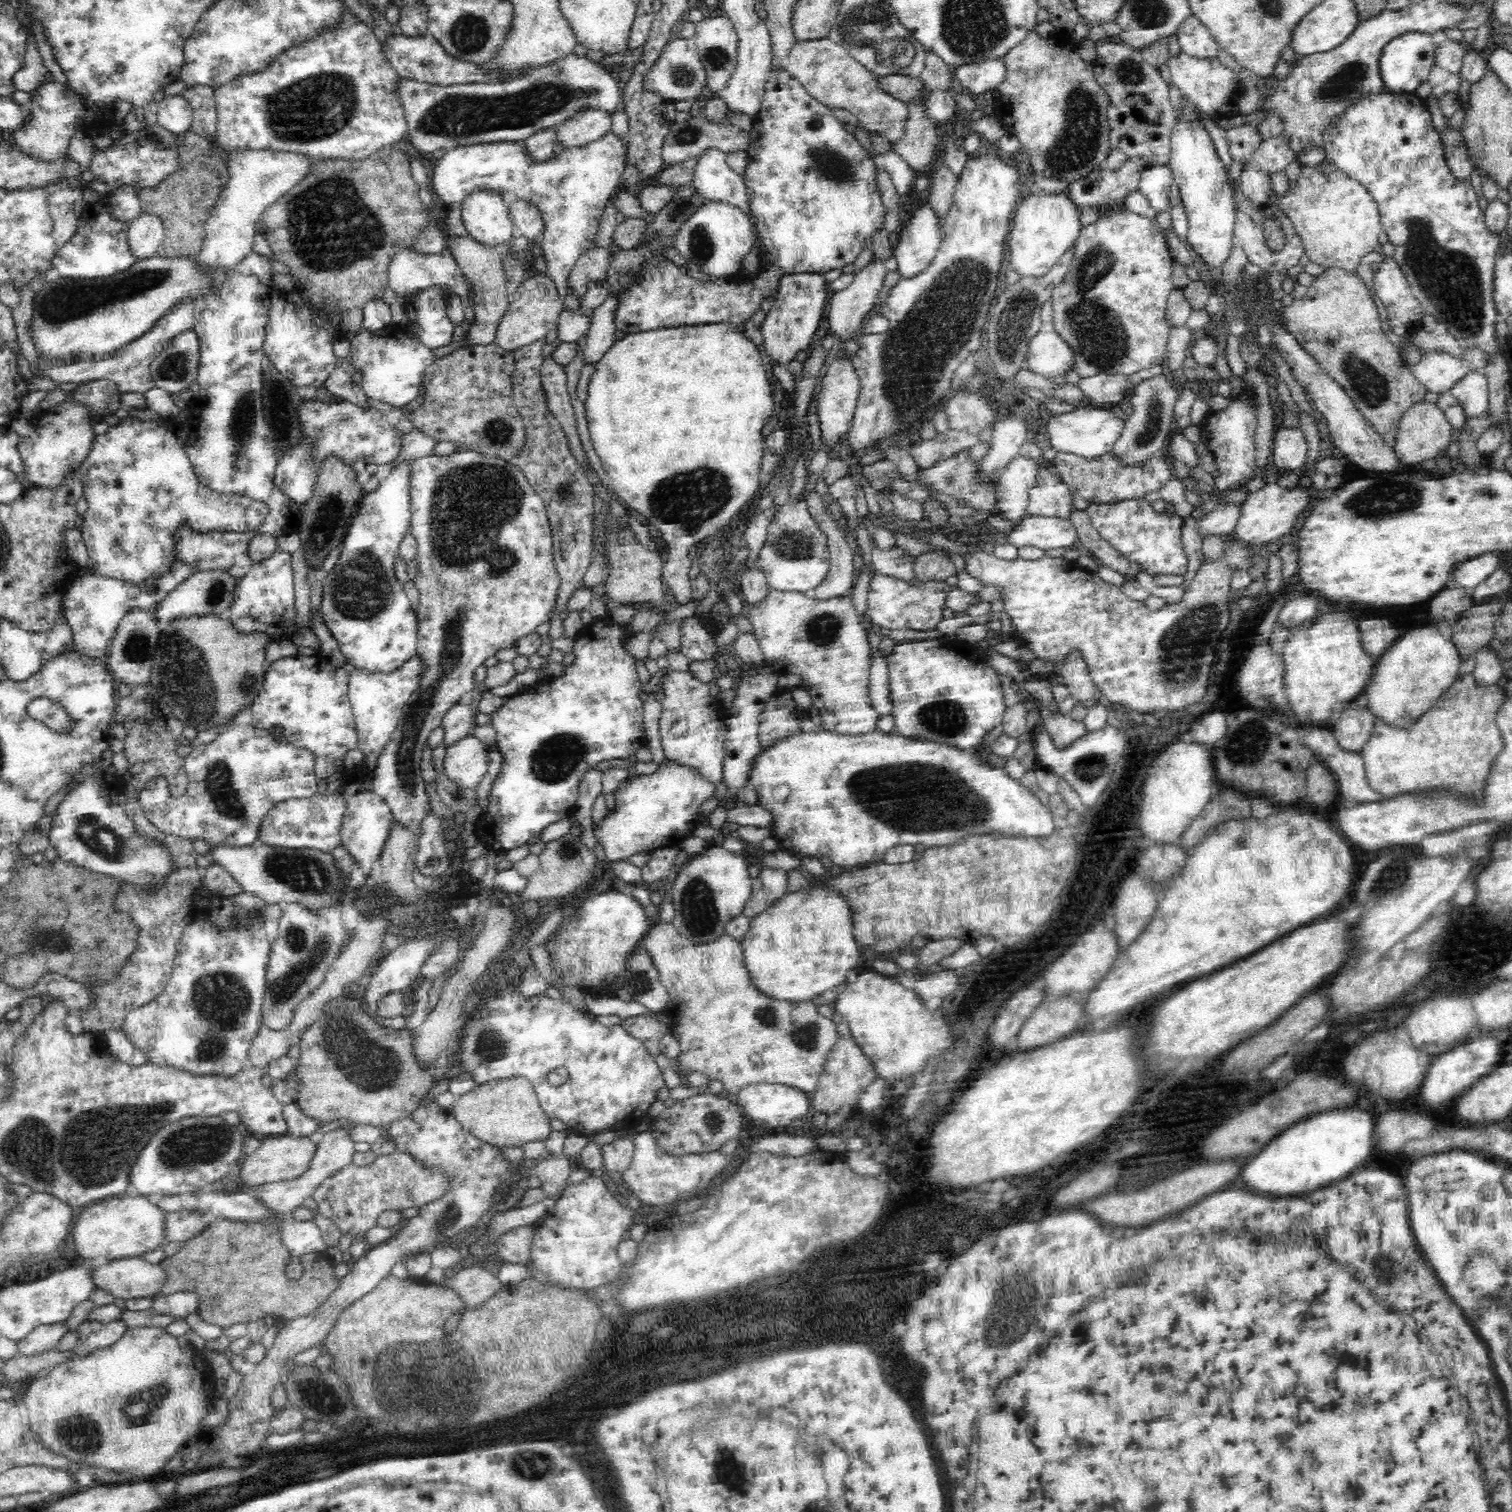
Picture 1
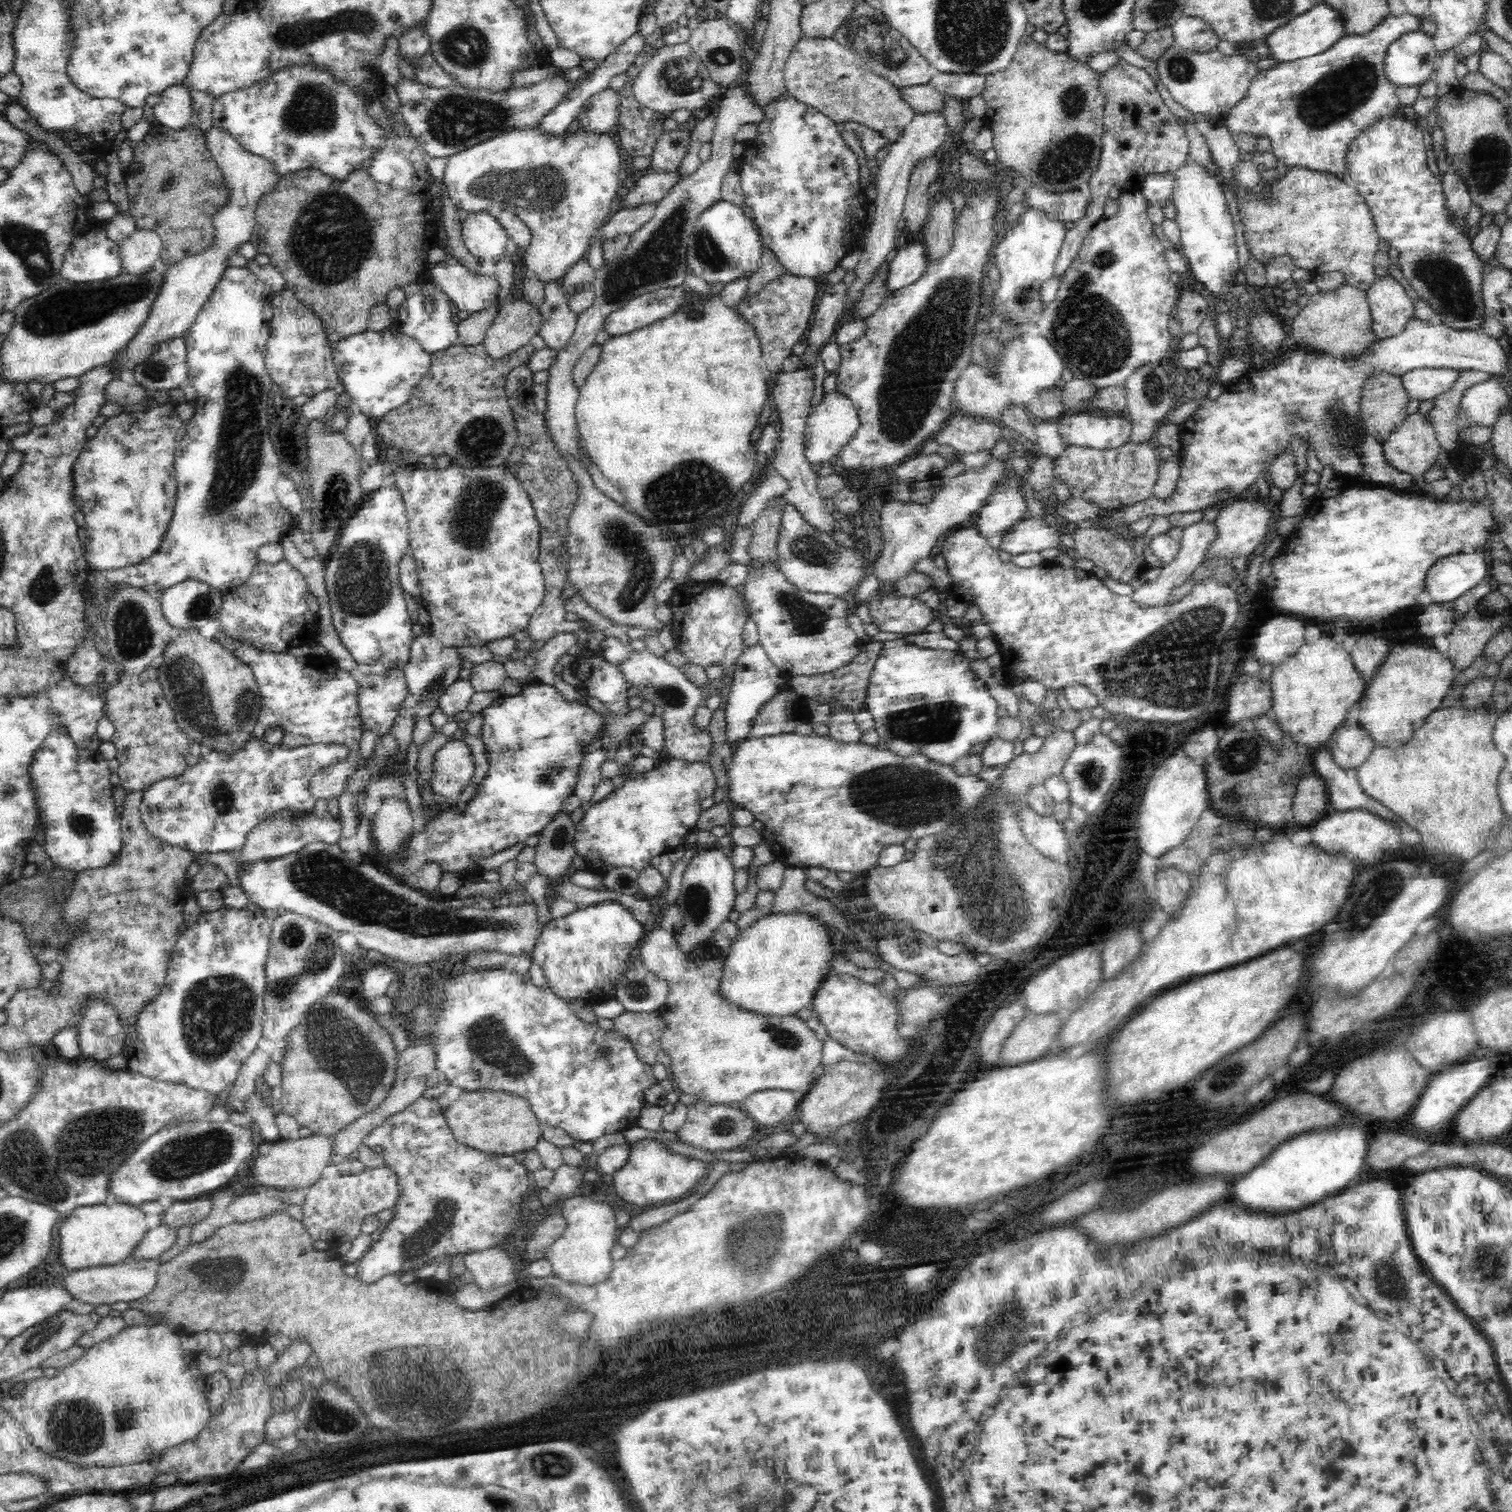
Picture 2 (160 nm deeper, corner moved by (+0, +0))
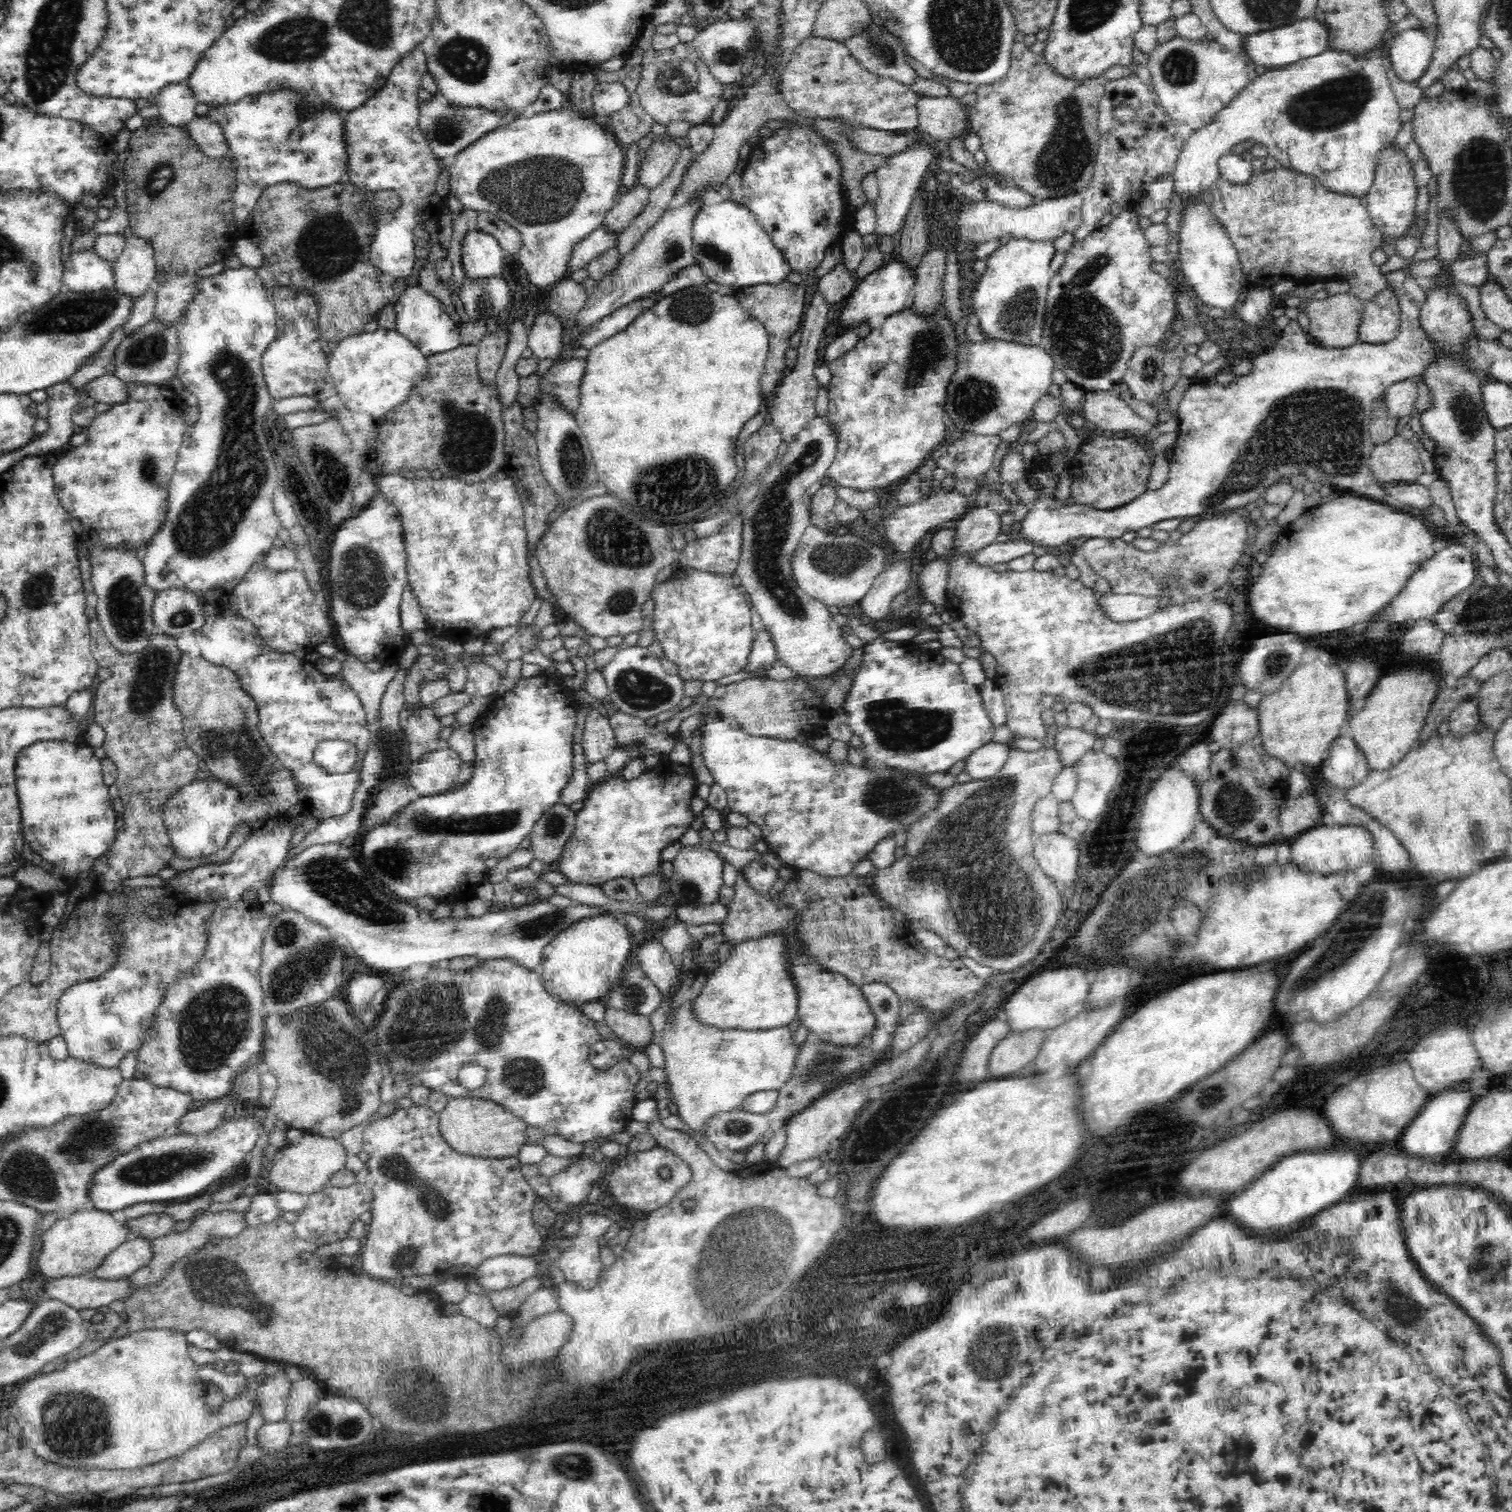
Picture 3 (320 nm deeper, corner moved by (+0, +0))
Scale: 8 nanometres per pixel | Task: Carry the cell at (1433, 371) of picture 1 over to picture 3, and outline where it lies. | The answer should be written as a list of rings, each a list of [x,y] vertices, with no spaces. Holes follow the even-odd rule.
[[[1408,377],[1407,380],[1392,384],[1389,388],[1386,388],[1382,394],[1386,396],[1386,409],[1390,410],[1390,416],[1396,418],[1402,418],[1407,415],[1412,415],[1415,412],[1415,402],[1418,398],[1417,383],[1412,381],[1412,378]]]

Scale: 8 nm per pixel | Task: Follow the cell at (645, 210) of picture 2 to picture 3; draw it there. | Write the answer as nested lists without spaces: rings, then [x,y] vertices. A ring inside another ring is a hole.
[[[603,225],[592,231],[581,243],[578,243],[573,248],[568,268],[565,272],[566,276],[572,274],[574,270],[586,268],[593,258],[616,246],[619,234],[620,232],[609,232],[609,228],[605,228]]]

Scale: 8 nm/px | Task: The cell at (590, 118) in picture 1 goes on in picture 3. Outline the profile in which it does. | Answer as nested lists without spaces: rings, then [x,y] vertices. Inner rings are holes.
[[[601,79],[592,90],[595,118],[605,122],[613,112],[624,108],[629,100],[628,89],[621,80],[610,82],[608,79]]]

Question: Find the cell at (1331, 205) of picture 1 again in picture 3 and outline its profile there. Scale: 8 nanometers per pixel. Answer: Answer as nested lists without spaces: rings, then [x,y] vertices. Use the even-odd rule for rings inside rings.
[[[1282,166],[1252,174],[1244,185],[1220,178],[1211,185],[1210,196],[1213,216],[1221,221],[1226,234],[1237,248],[1247,285],[1264,288],[1271,287],[1282,278],[1292,278],[1297,283],[1338,278],[1350,284],[1349,293],[1358,297],[1362,306],[1372,300],[1376,292],[1387,288],[1389,282],[1386,276],[1371,259],[1375,248],[1381,246],[1382,231],[1370,219],[1368,207],[1360,197],[1330,192],[1316,178]]]

